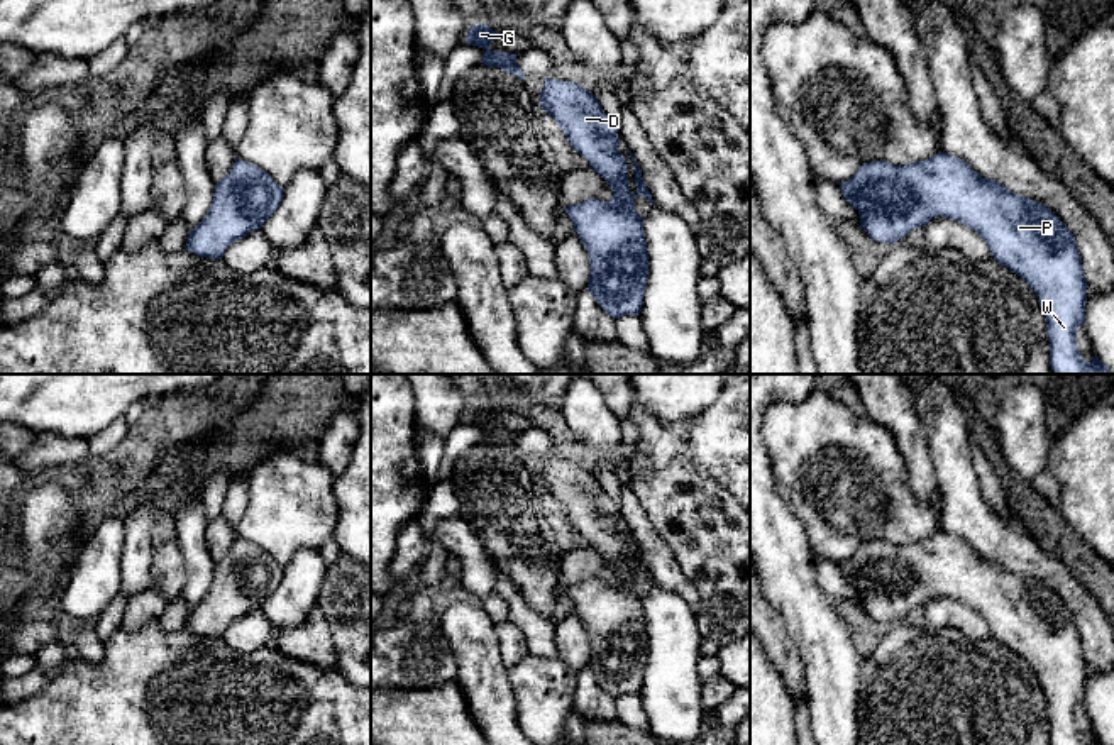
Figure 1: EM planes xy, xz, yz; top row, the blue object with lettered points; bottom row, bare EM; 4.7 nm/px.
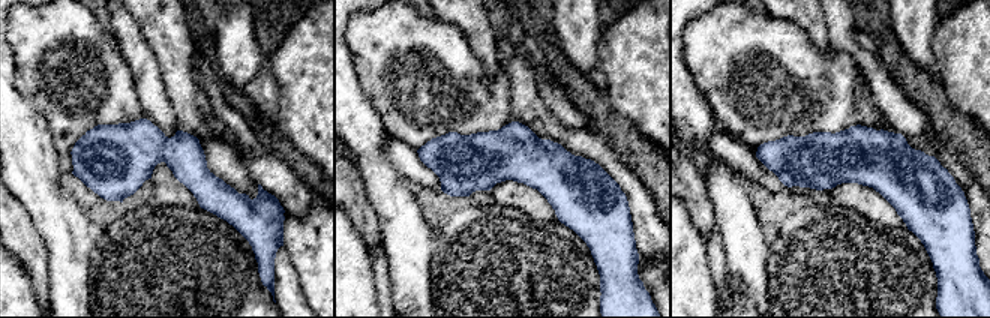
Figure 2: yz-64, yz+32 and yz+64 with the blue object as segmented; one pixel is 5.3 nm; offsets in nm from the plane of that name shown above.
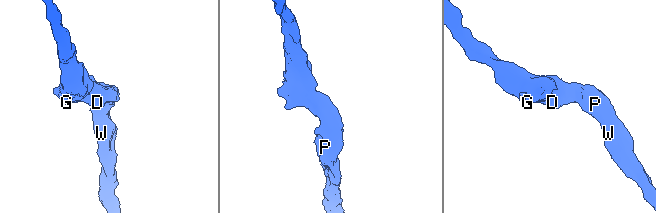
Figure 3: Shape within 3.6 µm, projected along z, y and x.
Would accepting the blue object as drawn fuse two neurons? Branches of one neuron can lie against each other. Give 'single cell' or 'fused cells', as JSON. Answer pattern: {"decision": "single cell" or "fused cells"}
{"decision": "single cell"}

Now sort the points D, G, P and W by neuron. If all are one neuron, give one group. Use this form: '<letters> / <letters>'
D G P W

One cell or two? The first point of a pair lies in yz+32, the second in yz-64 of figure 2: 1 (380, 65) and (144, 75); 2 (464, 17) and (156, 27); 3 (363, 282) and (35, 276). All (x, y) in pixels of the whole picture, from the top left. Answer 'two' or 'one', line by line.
1: two
2: two
3: two

